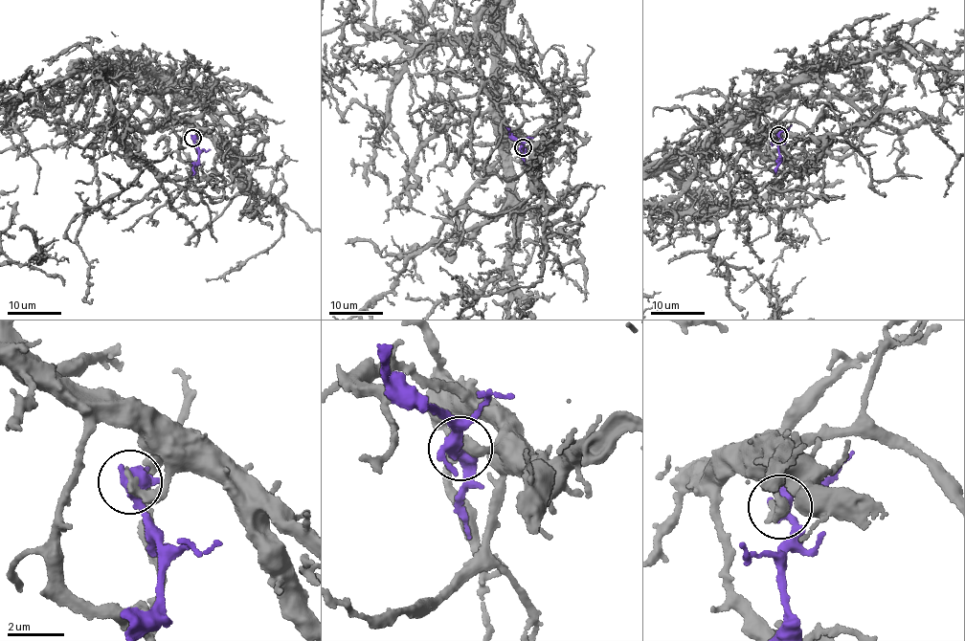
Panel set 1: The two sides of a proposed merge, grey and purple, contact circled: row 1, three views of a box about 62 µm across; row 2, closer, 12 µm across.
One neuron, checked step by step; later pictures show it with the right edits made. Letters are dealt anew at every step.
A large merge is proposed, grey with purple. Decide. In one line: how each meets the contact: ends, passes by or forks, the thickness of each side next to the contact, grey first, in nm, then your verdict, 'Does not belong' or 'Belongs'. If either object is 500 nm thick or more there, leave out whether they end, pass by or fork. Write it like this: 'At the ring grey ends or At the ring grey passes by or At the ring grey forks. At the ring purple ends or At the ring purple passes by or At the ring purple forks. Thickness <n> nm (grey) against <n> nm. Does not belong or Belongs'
At the ring grey ends. At the ring purple passes by. Thickness 400 nm (grey) against 480 nm. Does not belong

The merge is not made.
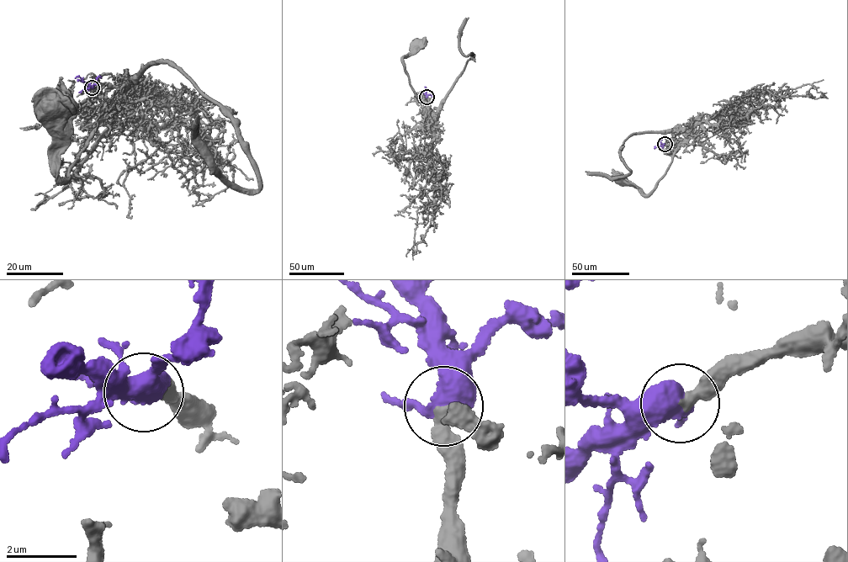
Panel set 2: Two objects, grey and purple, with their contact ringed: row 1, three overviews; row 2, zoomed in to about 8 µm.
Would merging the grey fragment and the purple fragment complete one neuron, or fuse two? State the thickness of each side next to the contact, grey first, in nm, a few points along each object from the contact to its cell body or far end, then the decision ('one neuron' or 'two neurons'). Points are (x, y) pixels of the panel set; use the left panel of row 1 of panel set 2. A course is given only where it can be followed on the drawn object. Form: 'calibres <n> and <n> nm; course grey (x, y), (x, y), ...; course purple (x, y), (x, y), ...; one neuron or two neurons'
calibres 440 and 500 nm; course grey (92, 87), (120, 87), (119, 107), (98, 123), (64, 181), (56, 167), (64, 147), (50, 108); course purple (92, 87), (79, 76), (75, 78); one neuron

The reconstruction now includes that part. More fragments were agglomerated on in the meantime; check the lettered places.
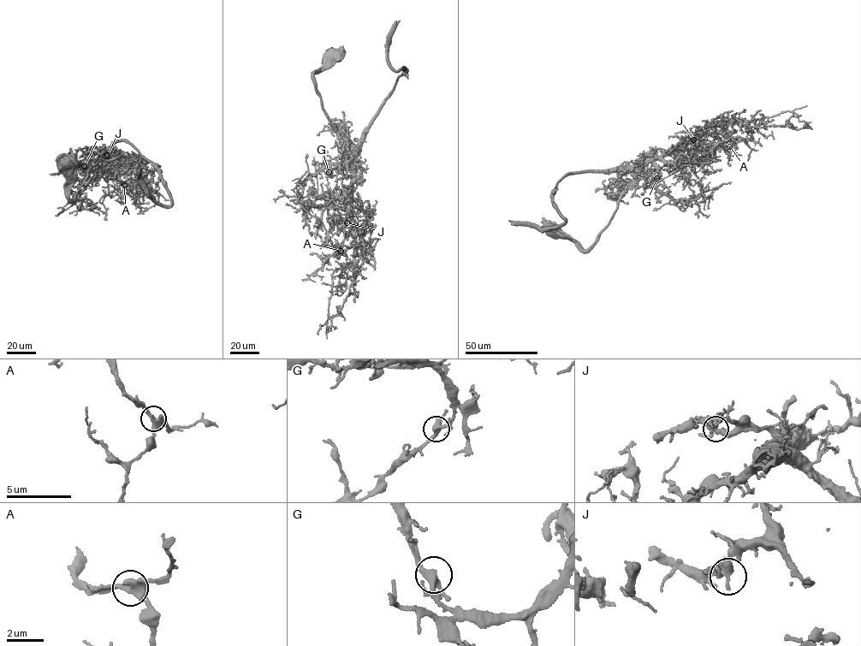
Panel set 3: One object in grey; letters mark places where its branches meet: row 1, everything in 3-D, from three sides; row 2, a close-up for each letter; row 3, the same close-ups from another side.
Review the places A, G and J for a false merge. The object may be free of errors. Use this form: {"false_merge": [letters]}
{"false_merge": []}

